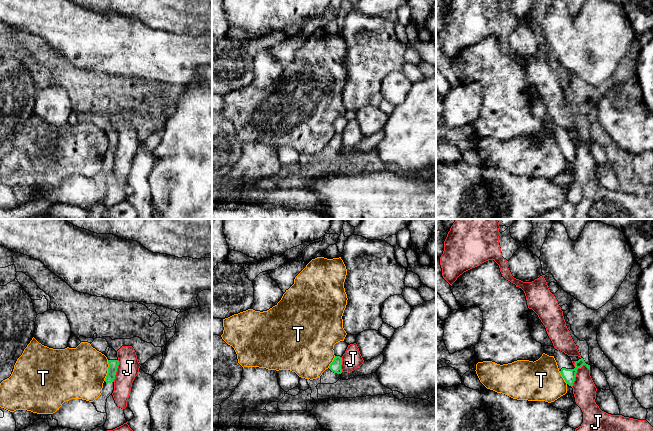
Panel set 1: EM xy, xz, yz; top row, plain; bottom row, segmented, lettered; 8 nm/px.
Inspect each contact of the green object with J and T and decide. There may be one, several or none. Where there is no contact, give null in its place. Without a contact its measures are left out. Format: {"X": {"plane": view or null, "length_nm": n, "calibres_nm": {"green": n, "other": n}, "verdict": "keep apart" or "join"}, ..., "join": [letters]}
{"J": {"plane": "yz", "length_nm": 220, "calibres_nm": {"green": 100, "other": 190}, "verdict": "keep apart"}, "T": {"plane": "xy", "length_nm": 170, "calibres_nm": {"green": 80, "other": 420}, "verdict": "keep apart"}, "join": []}

